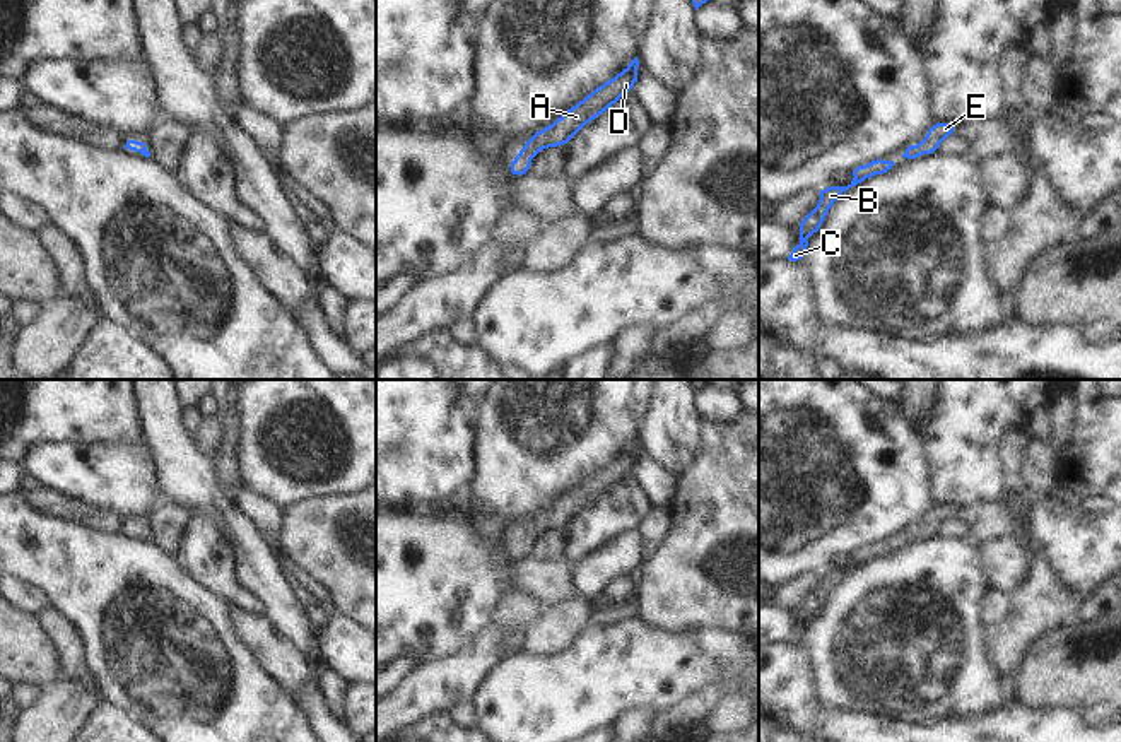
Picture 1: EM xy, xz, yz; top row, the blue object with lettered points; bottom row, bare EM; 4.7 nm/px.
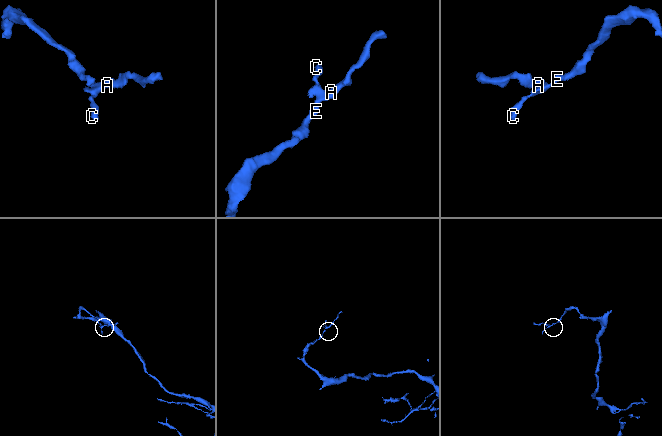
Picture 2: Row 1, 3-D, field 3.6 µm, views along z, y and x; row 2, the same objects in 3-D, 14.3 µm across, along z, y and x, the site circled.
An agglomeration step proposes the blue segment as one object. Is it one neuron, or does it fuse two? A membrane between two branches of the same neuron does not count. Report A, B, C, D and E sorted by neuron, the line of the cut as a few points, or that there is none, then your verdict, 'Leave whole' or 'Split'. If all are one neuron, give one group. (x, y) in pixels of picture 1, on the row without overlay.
Groups: A B C D E. No split. Leave whole.

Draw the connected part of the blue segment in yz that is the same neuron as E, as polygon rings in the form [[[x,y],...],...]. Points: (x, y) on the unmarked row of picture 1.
[[[935,504],[928,513],[926,520],[919,528],[909,528],[902,540],[916,542],[921,537],[935,539],[938,535],[940,525],[950,518],[959,516],[959,508],[952,504]]]

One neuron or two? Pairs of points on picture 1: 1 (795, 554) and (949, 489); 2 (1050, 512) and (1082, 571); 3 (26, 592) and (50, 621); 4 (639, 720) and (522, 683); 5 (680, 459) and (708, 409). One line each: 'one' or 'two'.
1: two
2: one
3: two
4: two
5: two

